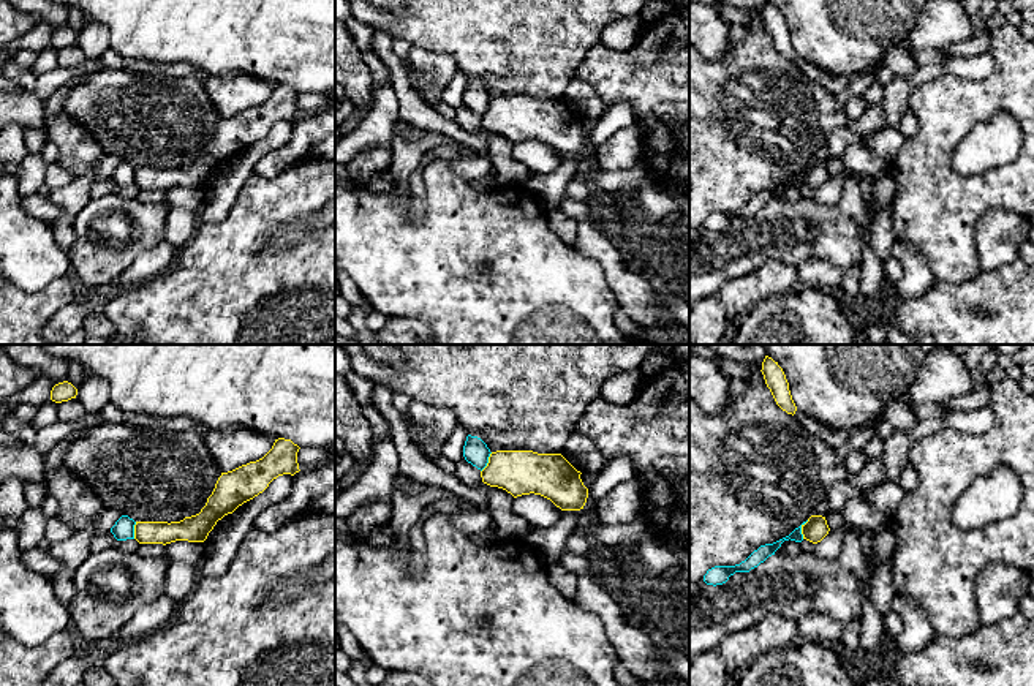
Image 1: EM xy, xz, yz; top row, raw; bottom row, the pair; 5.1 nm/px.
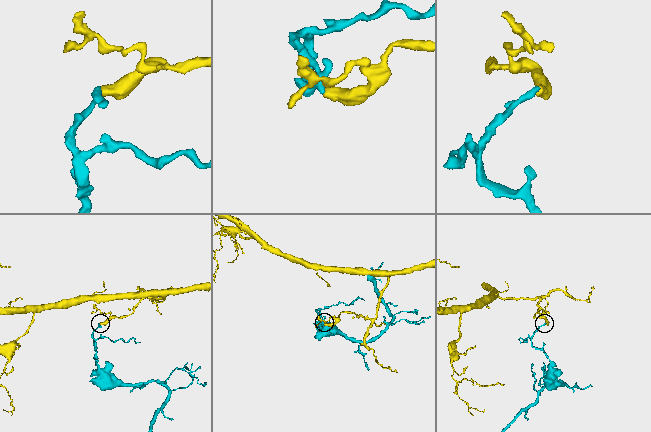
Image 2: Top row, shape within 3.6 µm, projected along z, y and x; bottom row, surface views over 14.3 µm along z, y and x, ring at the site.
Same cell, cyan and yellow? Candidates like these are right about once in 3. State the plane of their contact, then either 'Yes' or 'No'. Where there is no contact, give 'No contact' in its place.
Touches cyan in yz. No

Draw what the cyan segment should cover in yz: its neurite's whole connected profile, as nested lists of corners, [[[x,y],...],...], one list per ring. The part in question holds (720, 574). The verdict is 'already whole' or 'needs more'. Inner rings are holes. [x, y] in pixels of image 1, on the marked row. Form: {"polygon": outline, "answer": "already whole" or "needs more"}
{"polygon": [[[802,525],[795,528],[789,536],[773,542],[773,544],[765,544],[760,545],[757,550],[754,550],[745,561],[735,566],[715,566],[707,571],[704,575],[704,582],[707,585],[723,585],[729,580],[730,575],[735,572],[749,572],[751,569],[757,567],[760,563],[764,563],[768,556],[775,555],[775,552],[781,547],[784,541],[795,541],[802,542],[803,534],[802,534]]], "answer": "already whole"}

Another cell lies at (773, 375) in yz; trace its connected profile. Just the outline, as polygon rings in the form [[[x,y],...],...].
[[[765,356],[762,362],[762,375],[767,387],[770,389],[776,405],[787,414],[795,414],[797,406],[792,400],[789,383],[783,368],[772,357]]]

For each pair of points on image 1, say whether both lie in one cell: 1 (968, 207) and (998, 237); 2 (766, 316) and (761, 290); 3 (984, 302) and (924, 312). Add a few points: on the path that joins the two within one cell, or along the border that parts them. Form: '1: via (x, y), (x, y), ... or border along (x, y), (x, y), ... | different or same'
1: border along (1015, 212), (988, 211), (977, 222), (977, 255) | different
2: border along (794, 286), (758, 302), (734, 323) | different
3: via (969, 312), (938, 312) | same

